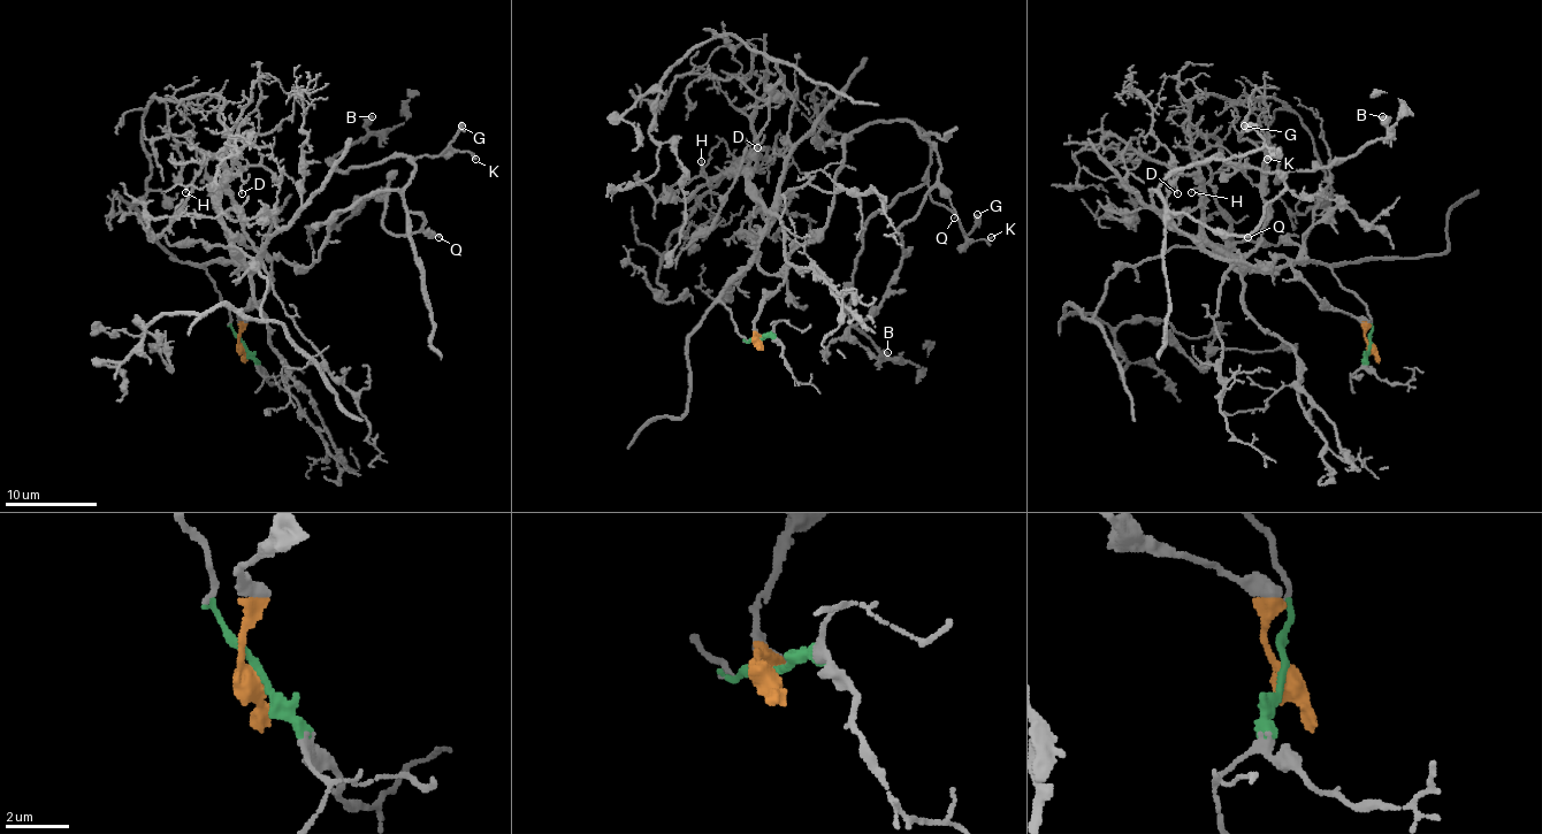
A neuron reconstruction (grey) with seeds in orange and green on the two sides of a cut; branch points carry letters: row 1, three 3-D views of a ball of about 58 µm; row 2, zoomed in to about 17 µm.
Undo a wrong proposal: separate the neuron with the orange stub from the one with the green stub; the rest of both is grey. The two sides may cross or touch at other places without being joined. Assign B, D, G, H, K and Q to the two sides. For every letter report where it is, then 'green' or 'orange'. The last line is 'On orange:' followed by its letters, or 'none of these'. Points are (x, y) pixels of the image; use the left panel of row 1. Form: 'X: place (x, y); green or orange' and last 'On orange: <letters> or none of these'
B: place (372, 116); orange
D: place (242, 193); green
G: place (462, 125); orange
H: place (185, 192); green
K: place (475, 159); orange
Q: place (439, 237); orange
On orange: B, G, K, Q

